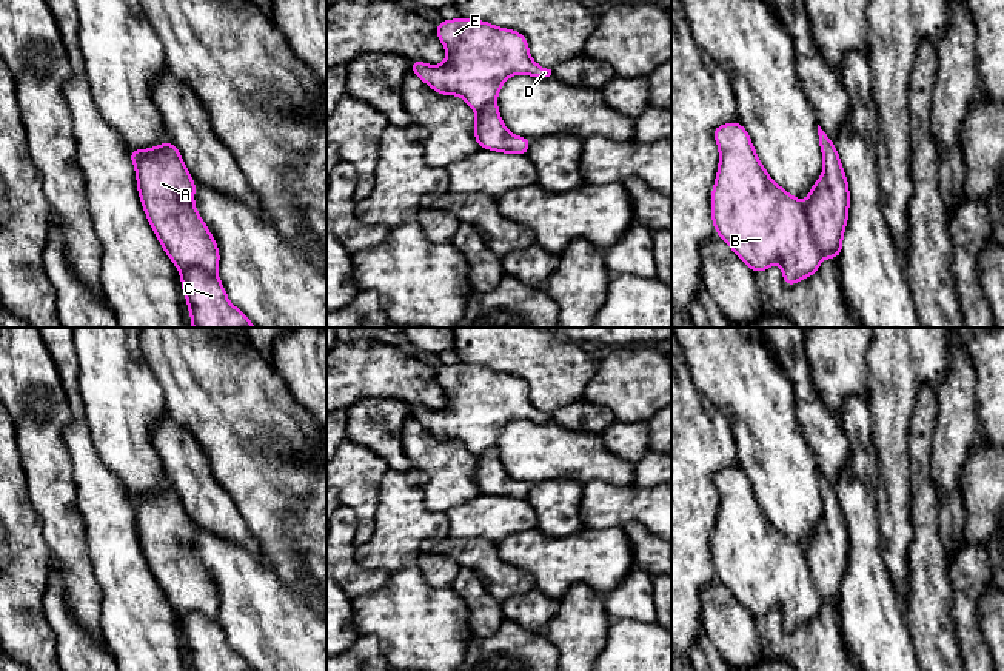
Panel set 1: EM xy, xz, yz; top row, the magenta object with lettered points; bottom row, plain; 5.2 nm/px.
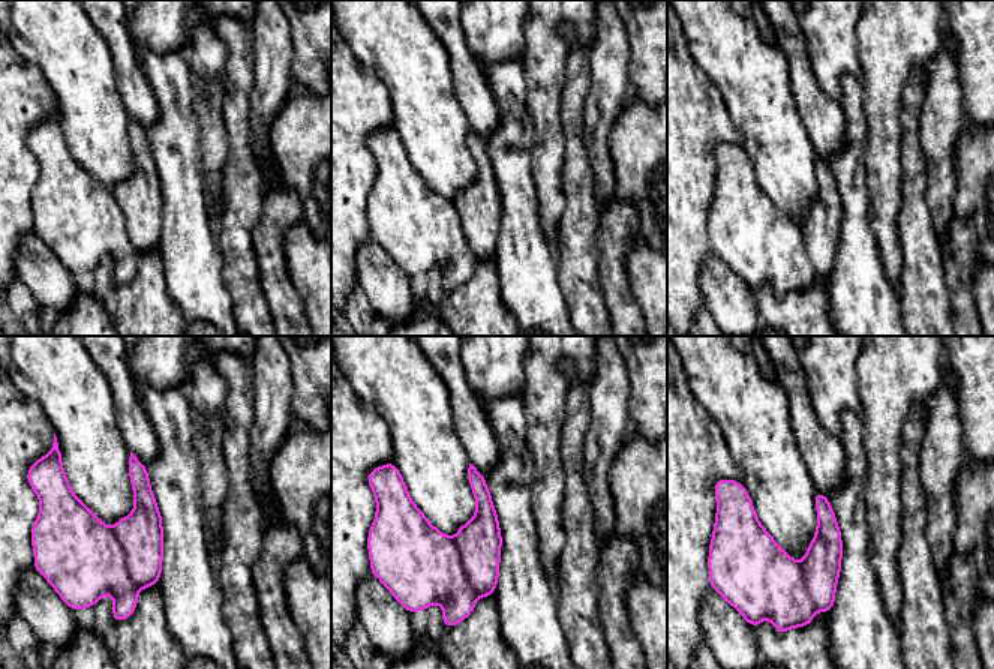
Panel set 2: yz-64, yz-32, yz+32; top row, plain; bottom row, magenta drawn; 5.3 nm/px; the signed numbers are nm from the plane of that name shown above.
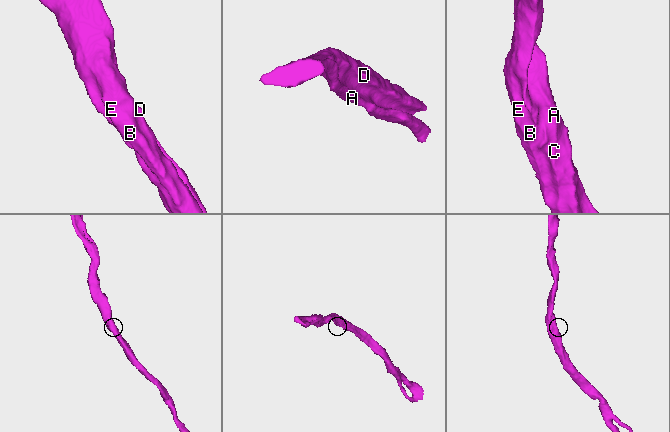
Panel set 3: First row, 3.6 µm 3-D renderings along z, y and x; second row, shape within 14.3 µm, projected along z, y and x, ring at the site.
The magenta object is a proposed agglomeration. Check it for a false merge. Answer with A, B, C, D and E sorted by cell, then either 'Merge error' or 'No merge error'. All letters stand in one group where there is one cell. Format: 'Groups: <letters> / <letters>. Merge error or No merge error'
Groups: A B C D E. No merge error

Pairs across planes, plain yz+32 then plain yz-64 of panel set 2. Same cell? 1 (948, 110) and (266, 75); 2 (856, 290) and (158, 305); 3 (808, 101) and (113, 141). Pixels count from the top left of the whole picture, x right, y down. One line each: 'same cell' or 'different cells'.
1: same cell
2: different cells
3: same cell

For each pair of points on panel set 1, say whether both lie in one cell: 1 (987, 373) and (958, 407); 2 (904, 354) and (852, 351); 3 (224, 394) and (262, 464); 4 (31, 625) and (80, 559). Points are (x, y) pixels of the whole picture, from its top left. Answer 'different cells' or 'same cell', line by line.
1: same cell
2: different cells
3: same cell
4: different cells

